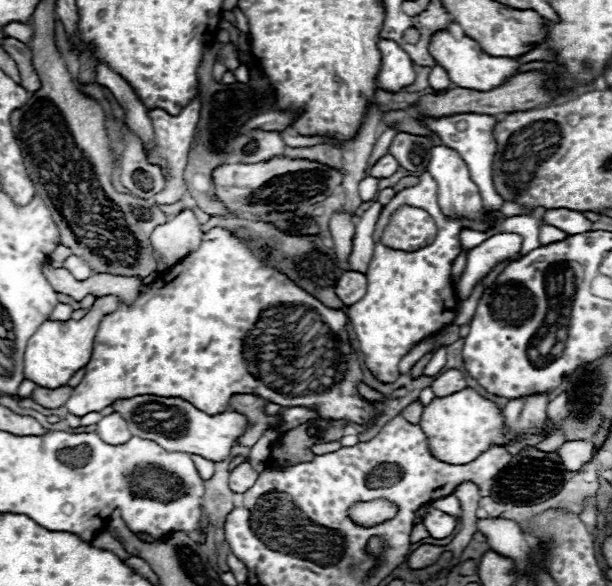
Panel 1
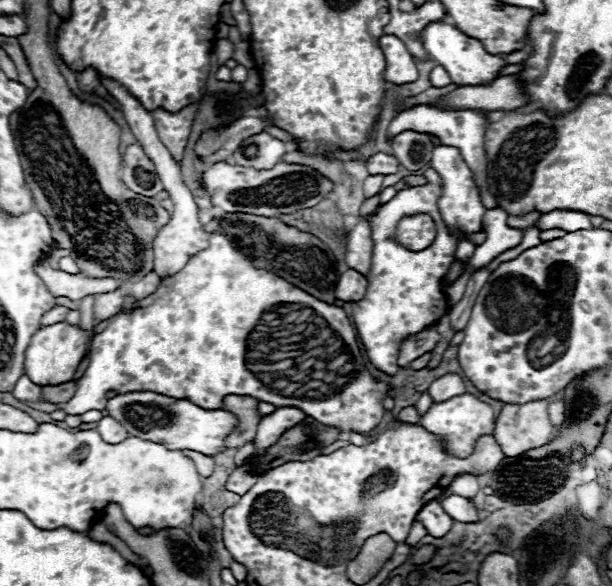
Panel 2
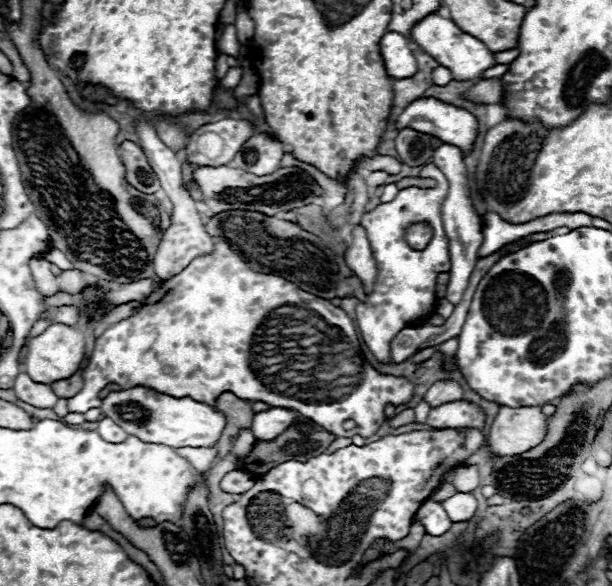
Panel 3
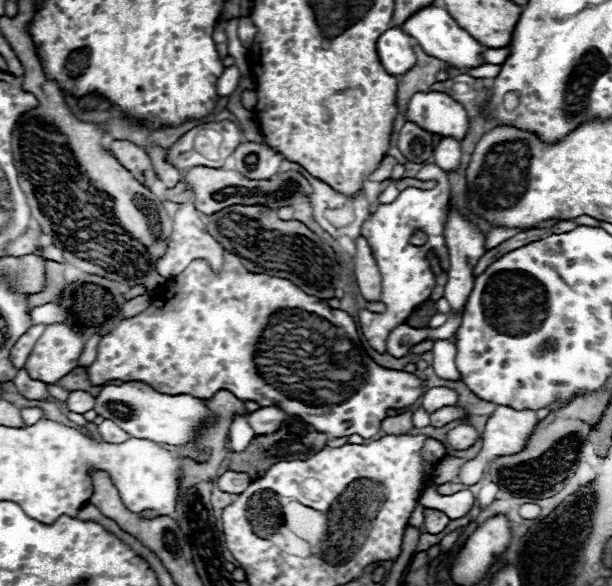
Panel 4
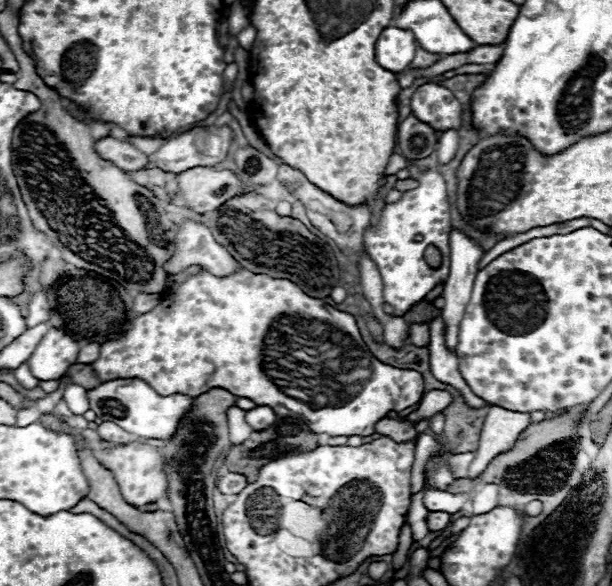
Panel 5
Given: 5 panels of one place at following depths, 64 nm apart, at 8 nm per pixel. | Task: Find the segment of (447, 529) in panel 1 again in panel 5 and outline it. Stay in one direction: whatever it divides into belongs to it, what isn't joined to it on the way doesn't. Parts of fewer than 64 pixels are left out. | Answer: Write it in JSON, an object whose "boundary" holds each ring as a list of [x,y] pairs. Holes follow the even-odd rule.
{"boundary":[[[430,512],[428,514],[428,528],[430,528],[430,532],[444,530],[448,526],[448,522],[450,522],[450,514],[446,514],[446,512]]]}

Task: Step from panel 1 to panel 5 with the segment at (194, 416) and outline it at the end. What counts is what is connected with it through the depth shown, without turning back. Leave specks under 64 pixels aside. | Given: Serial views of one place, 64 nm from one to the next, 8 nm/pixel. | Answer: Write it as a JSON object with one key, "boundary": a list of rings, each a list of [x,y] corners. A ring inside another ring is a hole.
{"boundary":[[[138,378],[108,380],[104,384],[98,384],[92,390],[86,390],[86,398],[88,398],[90,410],[94,410],[100,420],[116,422],[118,426],[126,428],[130,434],[138,438],[158,438],[158,440],[166,440],[174,434],[180,418],[192,404],[190,396],[182,396],[182,394],[160,396],[146,382]]]}

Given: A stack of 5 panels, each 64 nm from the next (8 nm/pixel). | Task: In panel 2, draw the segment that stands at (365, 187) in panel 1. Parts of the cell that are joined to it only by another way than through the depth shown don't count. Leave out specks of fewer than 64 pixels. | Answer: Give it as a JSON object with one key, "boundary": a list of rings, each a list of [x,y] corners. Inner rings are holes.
{"boundary":[[[370,174],[370,176],[364,180],[364,196],[370,198],[370,196],[378,194],[380,188],[382,188],[382,180],[384,180],[382,174],[374,174],[374,176]]]}

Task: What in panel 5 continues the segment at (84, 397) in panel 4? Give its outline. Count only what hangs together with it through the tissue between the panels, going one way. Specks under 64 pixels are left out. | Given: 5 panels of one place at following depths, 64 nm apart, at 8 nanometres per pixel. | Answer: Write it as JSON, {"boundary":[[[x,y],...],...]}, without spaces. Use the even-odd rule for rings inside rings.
{"boundary":[[[64,392],[64,398],[62,398],[68,406],[68,410],[72,414],[84,414],[88,410],[88,400],[86,400],[86,392]]]}

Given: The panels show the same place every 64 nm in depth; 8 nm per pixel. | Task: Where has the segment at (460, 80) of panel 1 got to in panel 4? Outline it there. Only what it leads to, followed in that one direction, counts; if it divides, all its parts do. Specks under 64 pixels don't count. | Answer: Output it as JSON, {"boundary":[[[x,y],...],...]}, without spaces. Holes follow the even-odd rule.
{"boundary":[[[430,4],[430,6],[424,6],[420,8],[418,12],[414,12],[402,26],[400,26],[404,32],[410,32],[412,38],[418,40],[418,44],[422,46],[422,50],[434,58],[440,58],[442,62],[450,62],[452,66],[456,68],[472,68],[472,66],[480,66],[484,64],[480,60],[480,52],[482,52],[482,44],[478,44],[466,30],[462,30],[454,18],[440,6],[436,4]]]}

